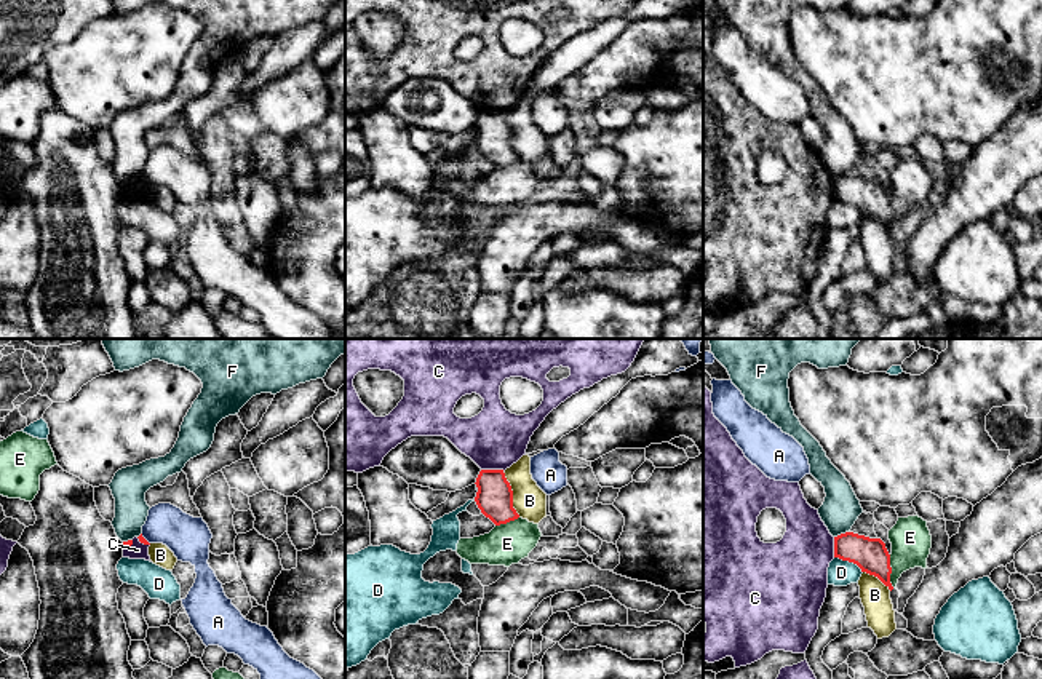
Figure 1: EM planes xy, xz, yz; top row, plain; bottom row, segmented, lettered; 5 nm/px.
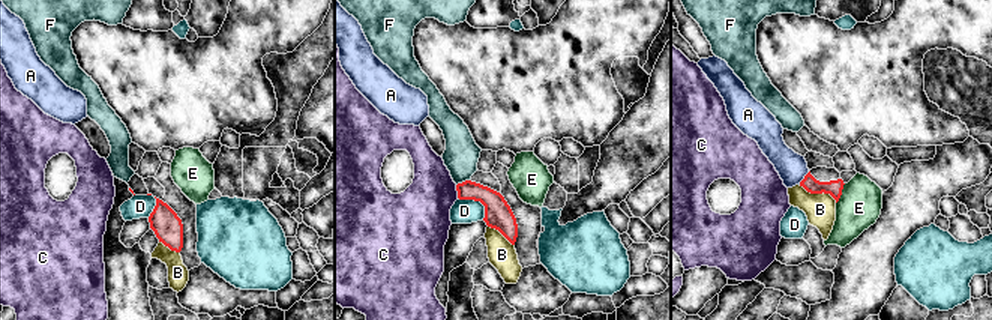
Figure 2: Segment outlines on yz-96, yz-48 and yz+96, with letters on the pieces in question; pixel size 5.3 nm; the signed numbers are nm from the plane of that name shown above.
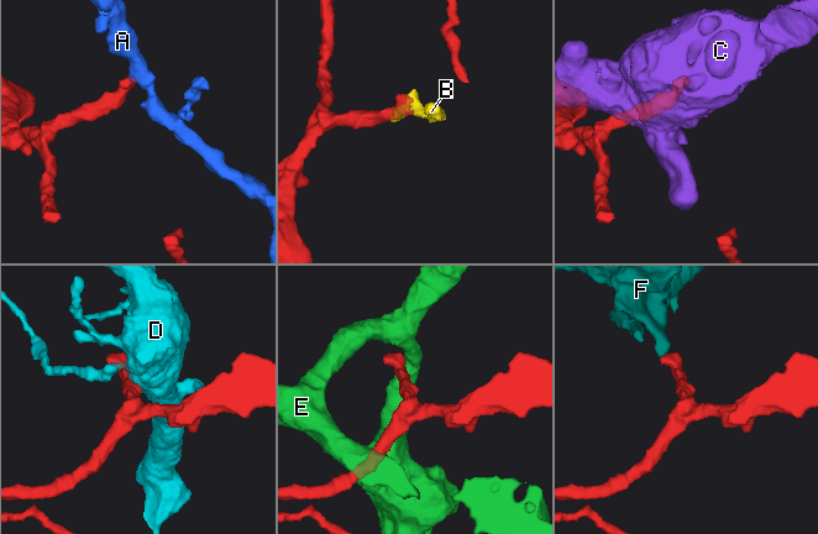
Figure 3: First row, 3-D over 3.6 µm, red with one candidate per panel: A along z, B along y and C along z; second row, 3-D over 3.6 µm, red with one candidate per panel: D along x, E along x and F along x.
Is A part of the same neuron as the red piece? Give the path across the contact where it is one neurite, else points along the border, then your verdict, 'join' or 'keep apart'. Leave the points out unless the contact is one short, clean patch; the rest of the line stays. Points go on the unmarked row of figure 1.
keep apart

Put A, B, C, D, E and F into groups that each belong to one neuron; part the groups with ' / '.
A / B / C / D / E / F

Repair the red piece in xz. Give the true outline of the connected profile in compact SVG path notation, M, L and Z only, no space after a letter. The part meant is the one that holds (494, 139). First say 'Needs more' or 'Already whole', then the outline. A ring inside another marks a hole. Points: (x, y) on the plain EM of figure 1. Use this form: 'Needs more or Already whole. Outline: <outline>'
Already whole. Outline: M481 112L475 126L478 129L475 144L495 168L519 160L513 150L513 133L503 112Z

